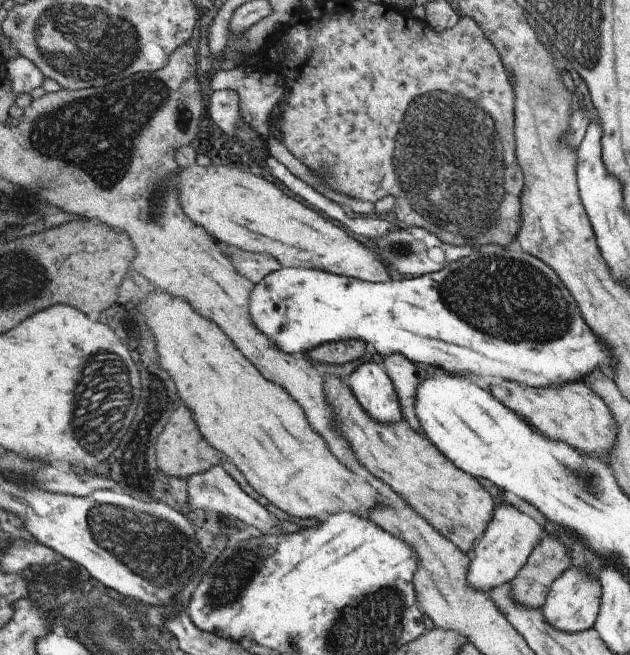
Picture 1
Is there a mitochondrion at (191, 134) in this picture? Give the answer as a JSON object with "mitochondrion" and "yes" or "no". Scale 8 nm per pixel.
{"mitochondrion":"no"}

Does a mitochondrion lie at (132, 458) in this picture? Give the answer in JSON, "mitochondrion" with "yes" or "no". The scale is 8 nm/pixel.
{"mitochondrion":"yes"}

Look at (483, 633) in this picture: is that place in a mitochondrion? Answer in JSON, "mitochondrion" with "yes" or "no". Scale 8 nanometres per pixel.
{"mitochondrion":"no"}

